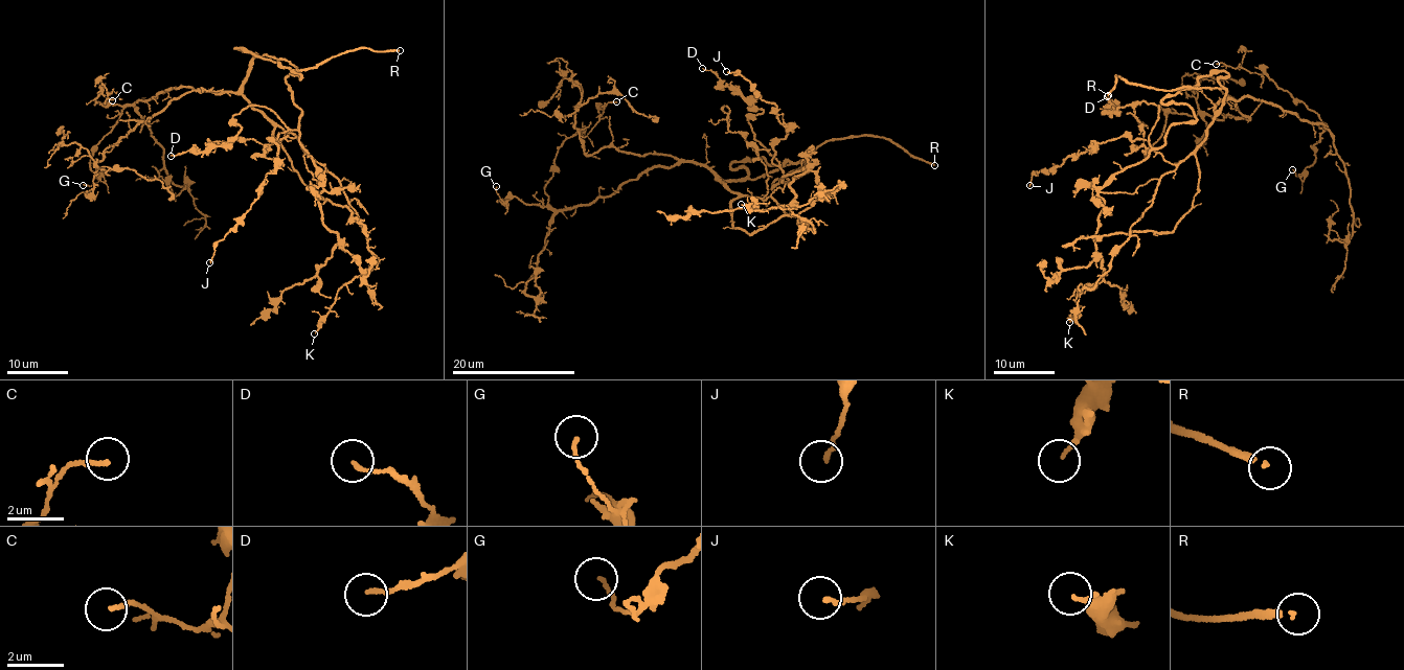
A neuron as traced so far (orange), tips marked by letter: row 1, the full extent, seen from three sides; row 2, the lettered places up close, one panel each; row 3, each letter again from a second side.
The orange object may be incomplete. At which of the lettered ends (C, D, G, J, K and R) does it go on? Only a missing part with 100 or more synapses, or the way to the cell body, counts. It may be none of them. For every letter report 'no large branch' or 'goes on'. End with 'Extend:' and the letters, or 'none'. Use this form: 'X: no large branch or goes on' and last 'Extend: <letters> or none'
C: no large branch
D: no large branch
G: no large branch
J: no large branch
K: no large branch
R: goes on
Extend: R

